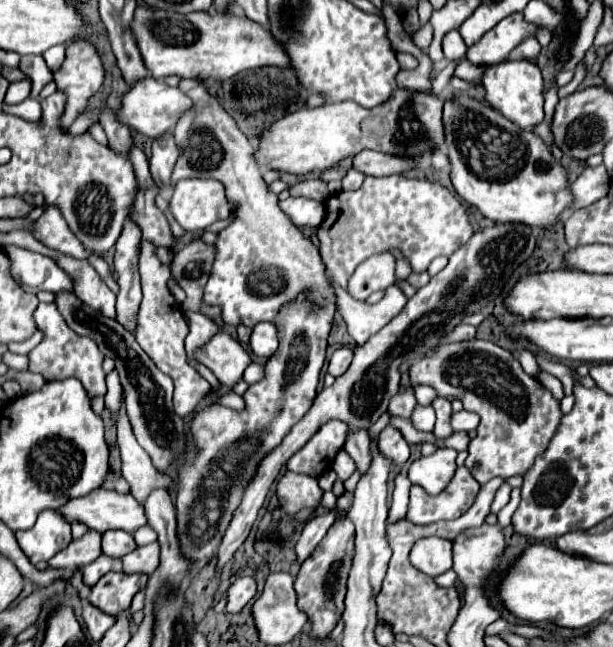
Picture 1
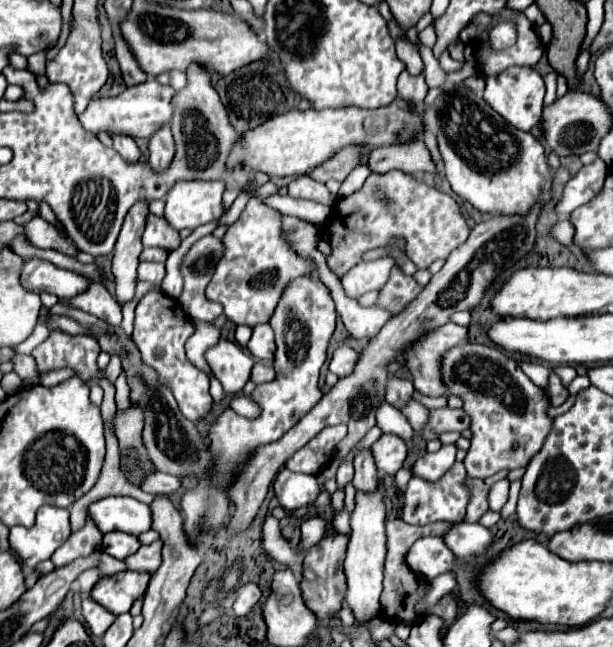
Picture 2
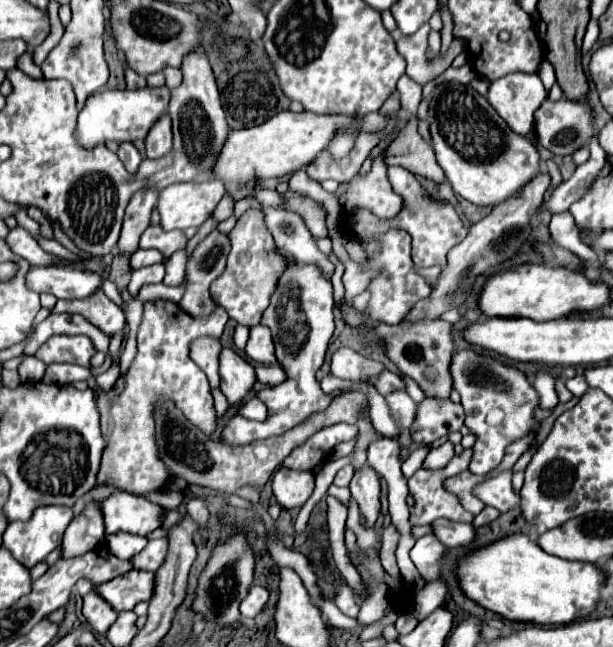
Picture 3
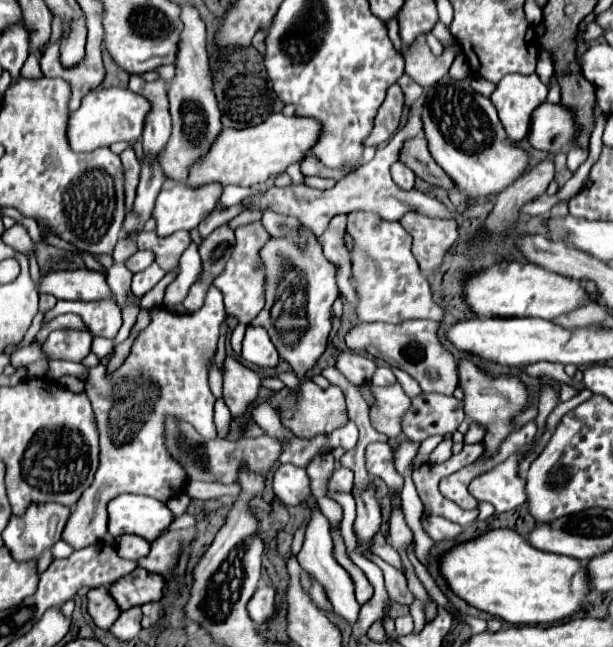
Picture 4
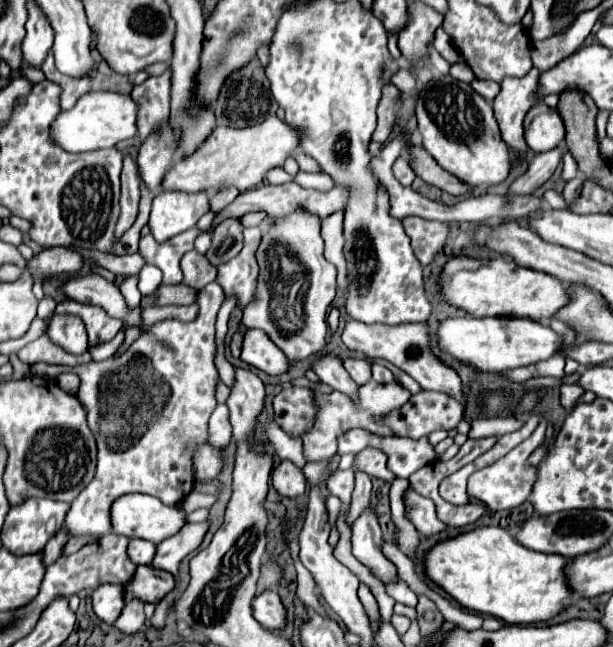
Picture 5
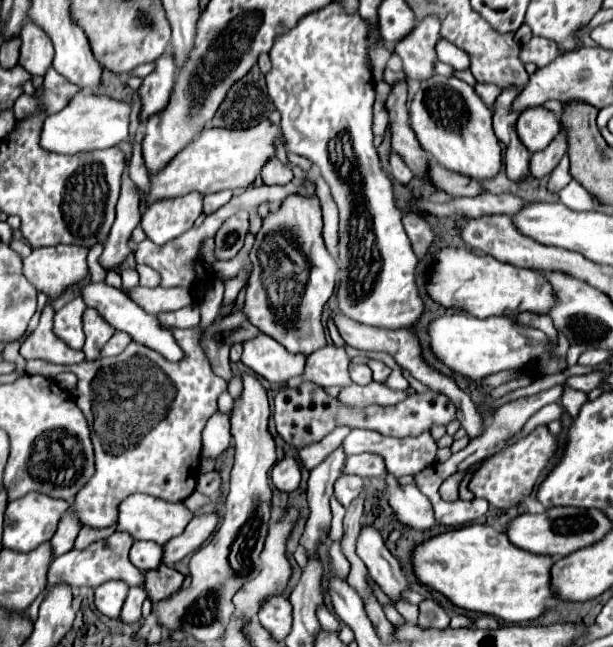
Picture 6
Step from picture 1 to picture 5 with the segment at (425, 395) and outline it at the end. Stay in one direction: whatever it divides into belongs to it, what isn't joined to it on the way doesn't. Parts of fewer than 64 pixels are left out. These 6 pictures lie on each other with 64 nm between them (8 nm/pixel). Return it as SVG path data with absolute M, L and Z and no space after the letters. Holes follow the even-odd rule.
M348 320L344 326L342 340L354 352L362 352L368 358L382 358L382 360L392 362L396 368L410 374L422 386L422 390L436 390L436 392L454 396L460 402L464 400L458 374L432 356L430 346L428 346L428 326L422 322L388 326L388 324L364 324L364 322Z

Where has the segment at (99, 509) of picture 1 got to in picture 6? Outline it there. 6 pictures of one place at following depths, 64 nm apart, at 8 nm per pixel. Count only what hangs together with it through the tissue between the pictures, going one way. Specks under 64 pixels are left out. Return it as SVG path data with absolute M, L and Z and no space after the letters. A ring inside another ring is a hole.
M134 494L128 496L122 504L120 504L120 516L118 516L118 530L130 532L134 536L134 540L152 540L156 544L166 544L168 540L172 540L174 536L182 534L186 524L192 520L192 512L184 506L184 502L166 502L154 496L146 496L146 494Z

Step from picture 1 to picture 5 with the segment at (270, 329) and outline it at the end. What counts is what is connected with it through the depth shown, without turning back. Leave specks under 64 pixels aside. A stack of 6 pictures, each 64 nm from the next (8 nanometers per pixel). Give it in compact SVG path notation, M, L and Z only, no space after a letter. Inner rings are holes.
M248 330L240 358L268 376L282 376L292 366L292 360L262 330Z

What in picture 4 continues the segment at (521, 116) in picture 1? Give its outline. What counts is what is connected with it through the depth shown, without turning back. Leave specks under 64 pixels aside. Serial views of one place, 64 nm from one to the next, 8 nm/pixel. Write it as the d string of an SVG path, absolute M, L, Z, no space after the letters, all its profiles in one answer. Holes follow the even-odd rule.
M508 74L504 76L496 92L490 96L502 126L506 128L506 136L512 142L520 142L526 138L530 128L530 114L538 104L546 100L548 86L540 82L538 74Z

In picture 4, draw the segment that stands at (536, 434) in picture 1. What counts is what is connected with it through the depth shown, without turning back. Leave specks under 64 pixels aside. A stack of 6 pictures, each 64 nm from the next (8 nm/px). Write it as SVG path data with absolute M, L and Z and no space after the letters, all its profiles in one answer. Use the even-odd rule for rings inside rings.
M462 362L460 368L460 384L464 388L464 410L468 414L470 420L474 422L480 422L480 424L486 424L488 426L488 434L484 438L484 444L486 444L486 452L484 454L494 454L498 444L510 434L514 432L512 428L512 418L518 416L524 406L526 406L526 400L528 400L528 390L526 386L520 382L520 378L516 376L498 376L498 378L492 378L484 372L480 372L474 364L470 362Z

